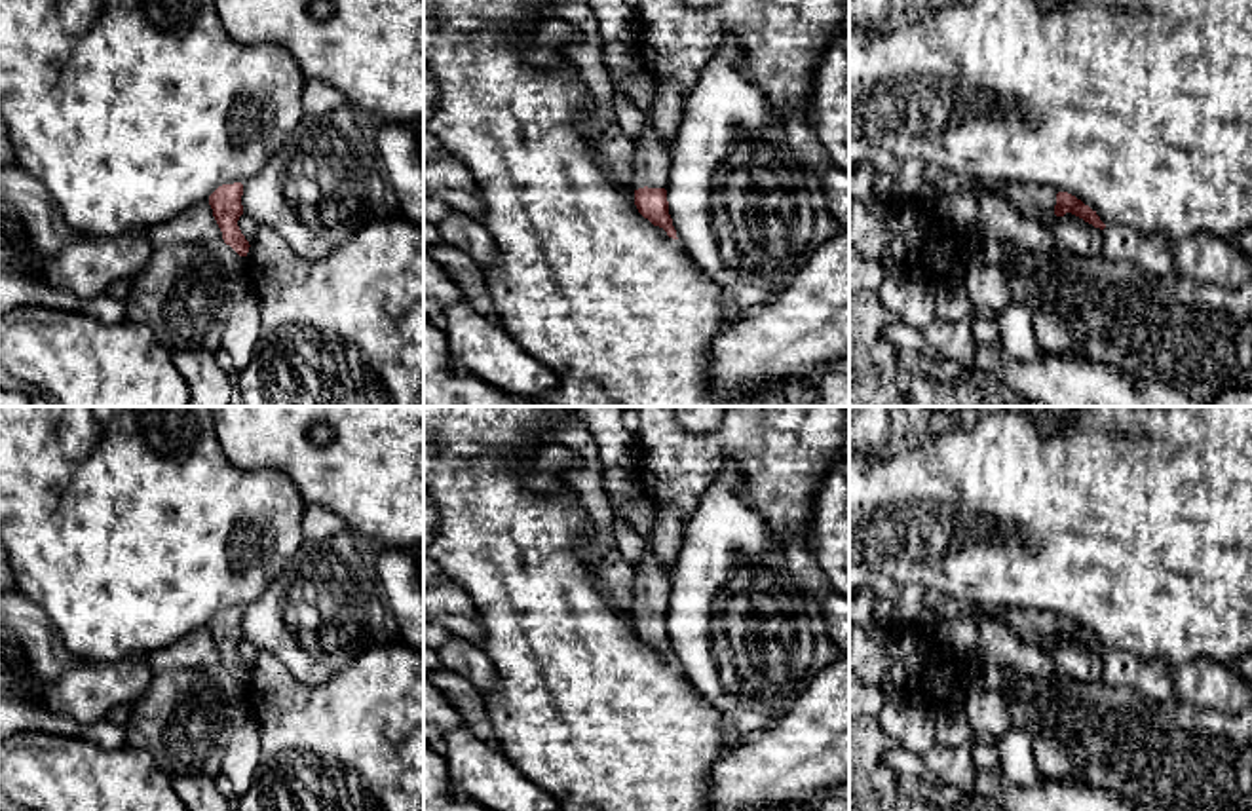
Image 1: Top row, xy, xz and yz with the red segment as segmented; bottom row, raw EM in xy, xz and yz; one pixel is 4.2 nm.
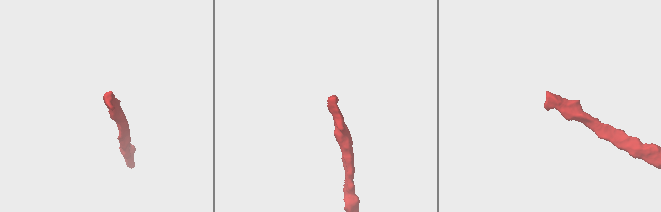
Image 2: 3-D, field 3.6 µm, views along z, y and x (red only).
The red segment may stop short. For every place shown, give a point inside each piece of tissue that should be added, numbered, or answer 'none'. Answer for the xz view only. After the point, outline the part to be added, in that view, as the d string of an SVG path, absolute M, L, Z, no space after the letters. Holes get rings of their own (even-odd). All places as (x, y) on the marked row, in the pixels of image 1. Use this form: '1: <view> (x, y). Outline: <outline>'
1: xz (652, 160). Outline: M648 125L638 141L635 141L633 156L633 190L667 188L673 152L659 139L655 129Z

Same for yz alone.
1: yz (1030, 200). Outline: M1035 182L982 184L1001 194L1022 218L1051 224L1054 220L1056 190Z

